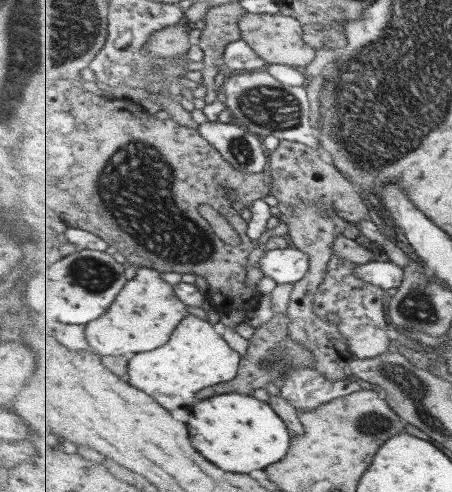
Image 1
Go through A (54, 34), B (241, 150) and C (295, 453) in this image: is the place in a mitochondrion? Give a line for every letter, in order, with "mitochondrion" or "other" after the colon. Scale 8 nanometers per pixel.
A: mitochondrion
B: mitochondrion
C: other

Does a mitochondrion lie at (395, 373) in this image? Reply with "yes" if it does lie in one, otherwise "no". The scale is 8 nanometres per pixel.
yes

